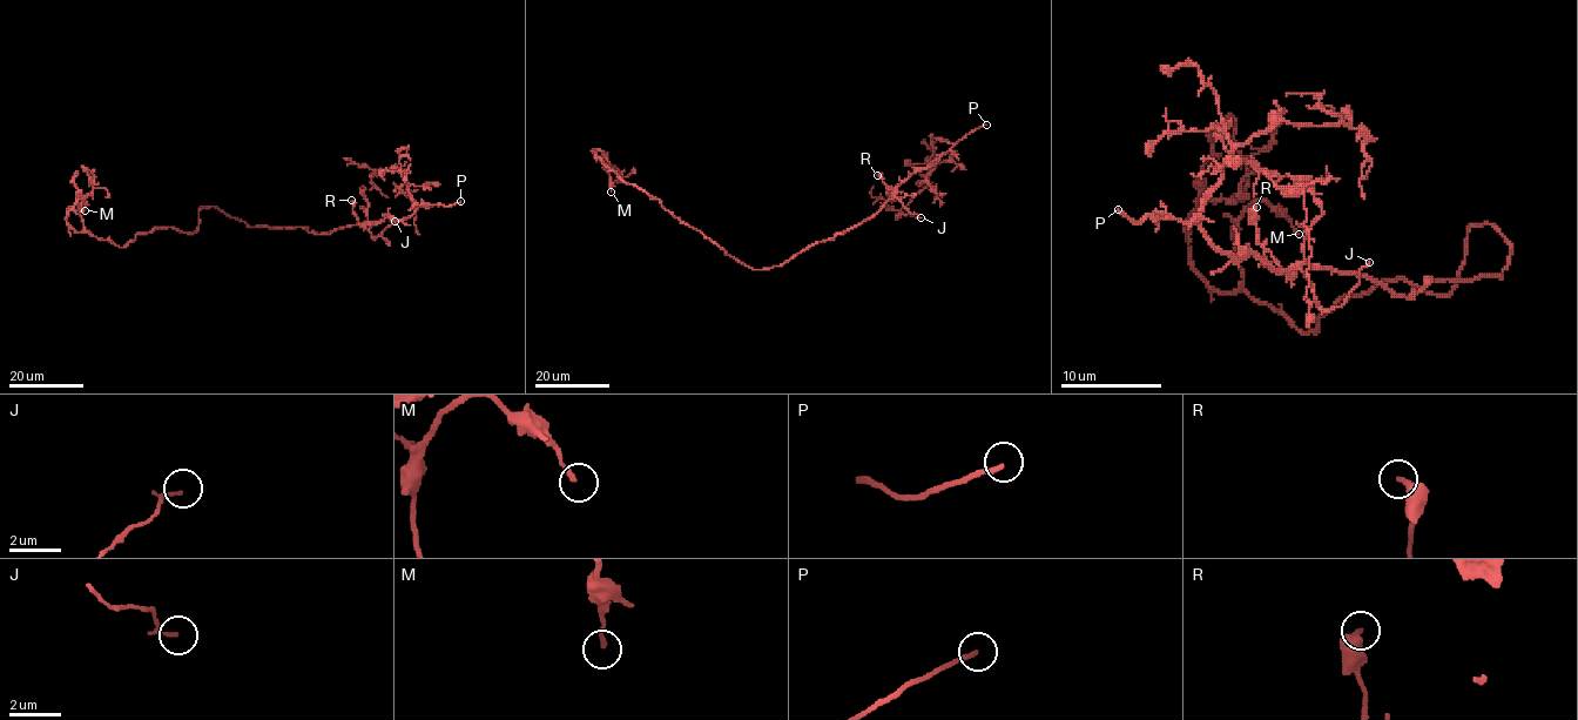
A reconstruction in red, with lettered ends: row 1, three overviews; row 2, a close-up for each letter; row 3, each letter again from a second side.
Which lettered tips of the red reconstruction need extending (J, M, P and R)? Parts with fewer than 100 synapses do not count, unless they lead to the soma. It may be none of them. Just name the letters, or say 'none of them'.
P

